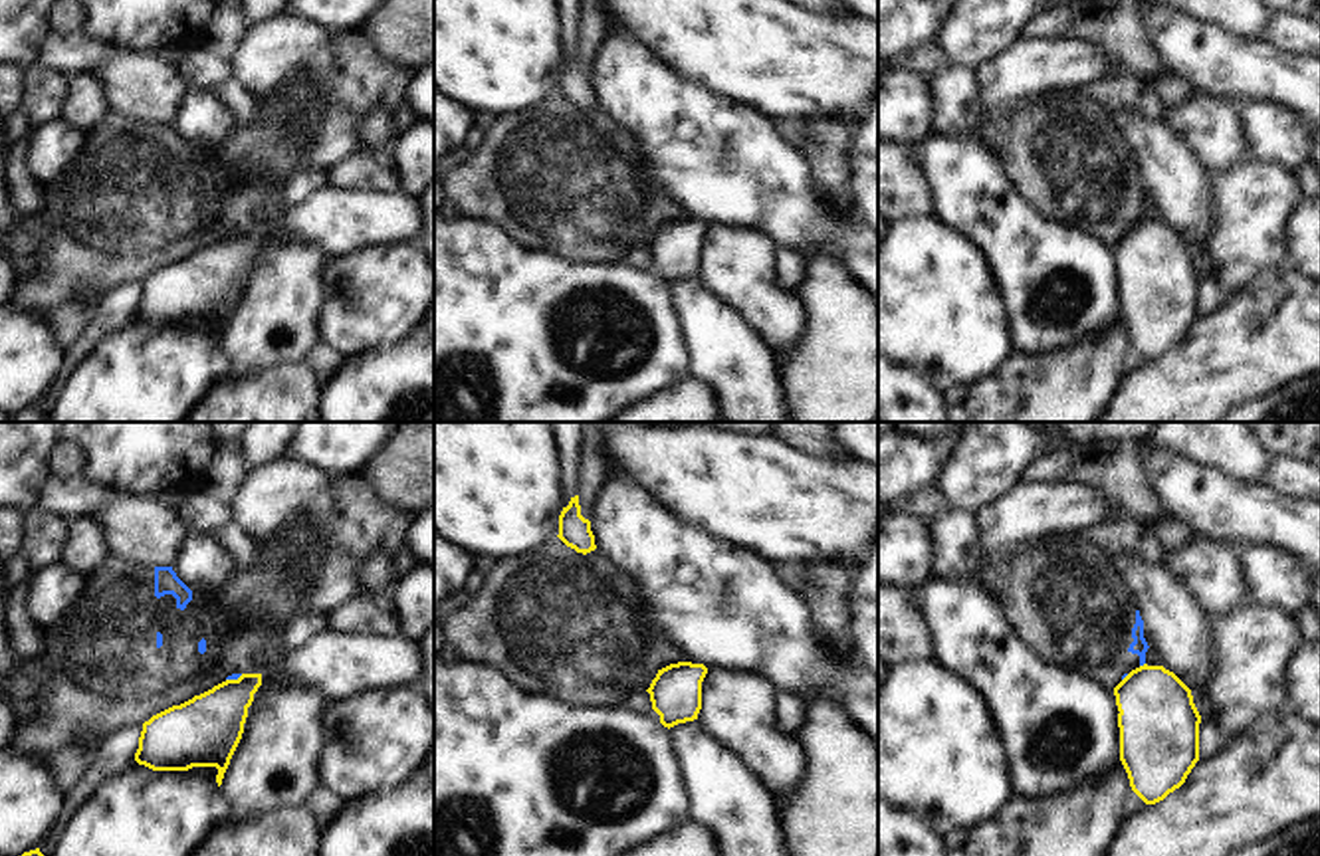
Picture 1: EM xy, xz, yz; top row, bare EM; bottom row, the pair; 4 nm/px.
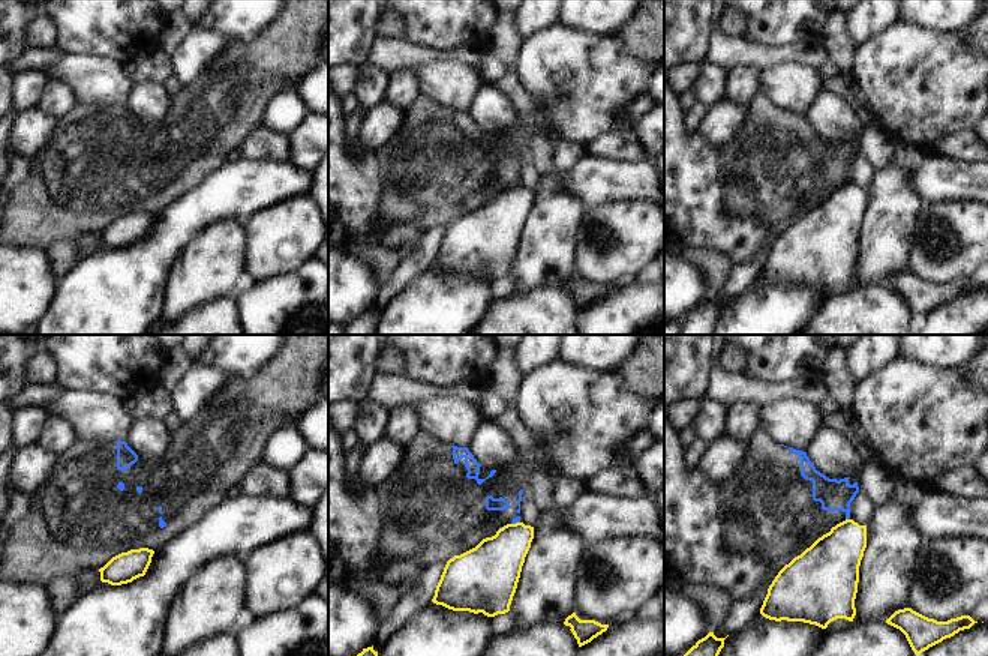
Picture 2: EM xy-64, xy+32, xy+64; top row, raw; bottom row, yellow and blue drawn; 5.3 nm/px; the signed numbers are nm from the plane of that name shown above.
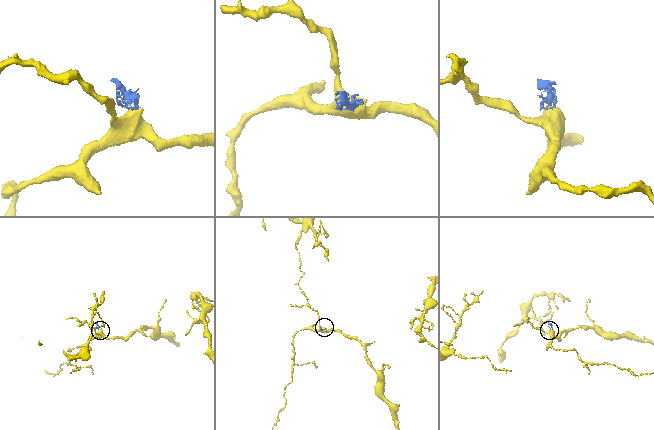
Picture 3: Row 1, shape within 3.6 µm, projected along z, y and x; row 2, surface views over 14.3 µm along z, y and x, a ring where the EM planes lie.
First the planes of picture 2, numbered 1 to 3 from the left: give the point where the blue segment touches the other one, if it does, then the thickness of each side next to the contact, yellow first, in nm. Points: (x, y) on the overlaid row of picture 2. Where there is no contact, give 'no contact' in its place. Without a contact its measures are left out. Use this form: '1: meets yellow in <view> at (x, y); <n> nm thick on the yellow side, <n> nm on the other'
1: no contact
2: meets yellow in xy+32 at (516, 523); 280 nm thick on the yellow side, 30 nm on the other
3: meets yellow in xy+64 at (847, 520); 300 nm thick on the yellow side, 160 nm on the other

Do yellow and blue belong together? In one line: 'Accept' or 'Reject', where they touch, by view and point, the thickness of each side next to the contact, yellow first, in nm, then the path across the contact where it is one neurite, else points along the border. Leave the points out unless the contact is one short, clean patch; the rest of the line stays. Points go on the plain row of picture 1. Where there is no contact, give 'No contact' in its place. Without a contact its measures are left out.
Reject. Touches yellow at yz (1144, 220). Thickness 320 nm (yellow) against 70 nm. Boundary: yz (1144, 218), (1140, 222)

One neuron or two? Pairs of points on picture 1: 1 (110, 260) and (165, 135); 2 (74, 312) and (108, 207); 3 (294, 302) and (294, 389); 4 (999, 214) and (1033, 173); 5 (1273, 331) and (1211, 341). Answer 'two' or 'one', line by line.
1: one
2: two
3: two
4: two
5: one

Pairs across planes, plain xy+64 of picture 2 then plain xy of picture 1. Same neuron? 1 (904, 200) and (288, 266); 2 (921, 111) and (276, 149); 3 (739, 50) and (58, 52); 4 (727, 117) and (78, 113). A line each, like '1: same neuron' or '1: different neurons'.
1: same neuron
2: different neurons
3: same neuron
4: different neurons

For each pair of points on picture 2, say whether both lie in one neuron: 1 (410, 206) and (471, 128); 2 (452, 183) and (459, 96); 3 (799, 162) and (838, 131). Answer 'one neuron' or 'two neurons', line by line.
1: one neuron
2: two neurons
3: two neurons

